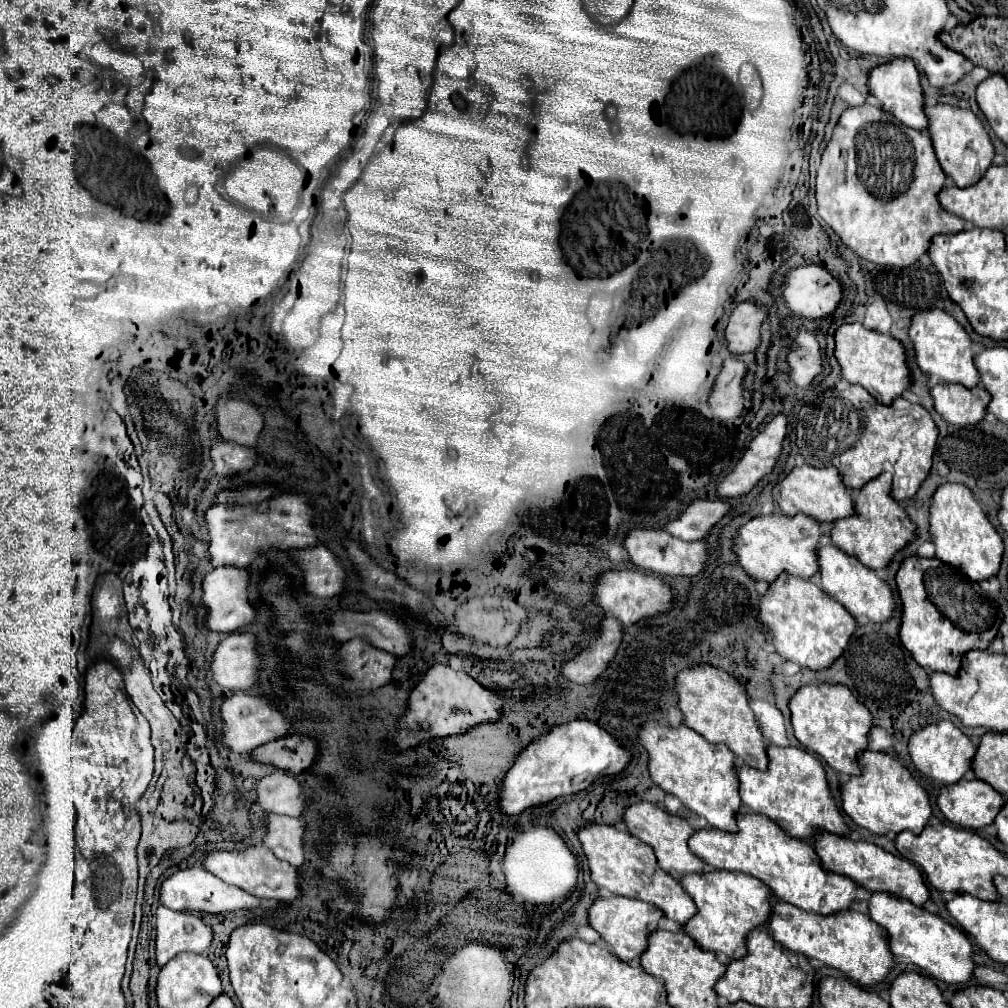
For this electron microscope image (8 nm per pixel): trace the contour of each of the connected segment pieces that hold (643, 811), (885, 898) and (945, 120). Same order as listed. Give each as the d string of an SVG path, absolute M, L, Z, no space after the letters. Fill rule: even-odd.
M639 802L625 810L625 824L633 836L653 848L659 866L673 878L683 878L687 874L703 874L705 862L687 848L687 840L691 834L695 834L695 828L685 818L667 814L663 808L653 806L649 802Z
M885 892L873 894L869 900L869 916L889 932L889 944L897 958L913 962L931 978L947 984L967 984L973 978L977 964L973 960L971 940L961 928L945 922L941 916L935 916L905 898L897 898Z
M947 104L925 106L925 114L929 116L929 134L933 138L937 160L941 168L945 168L945 174L959 188L977 184L981 176L985 176L987 168L993 164L995 158L995 148L979 118L971 110L963 110Z

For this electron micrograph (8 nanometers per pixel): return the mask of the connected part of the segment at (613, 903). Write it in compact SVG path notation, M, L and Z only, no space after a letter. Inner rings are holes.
M609 896L609 898L599 898L591 906L589 924L601 934L601 938L609 944L609 948L615 956L619 956L625 962L631 962L647 950L647 938L657 928L659 920L663 916L665 914L661 914L661 908L657 908L653 904L625 898L625 896Z

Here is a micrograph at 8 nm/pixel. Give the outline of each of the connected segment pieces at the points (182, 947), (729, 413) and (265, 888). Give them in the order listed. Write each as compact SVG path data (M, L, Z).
M165 906L157 908L157 964L163 966L179 952L205 954L213 940L213 928L205 920L189 912L175 912Z
M727 358L723 370L717 376L715 388L709 396L713 414L719 420L739 418L743 412L743 378L747 374L747 364L737 358Z
M245 848L241 852L209 852L205 858L205 868L219 876L221 880L243 888L245 892L259 896L259 898L277 898L291 902L295 898L301 898L301 884L297 868L285 860L279 860L269 848Z

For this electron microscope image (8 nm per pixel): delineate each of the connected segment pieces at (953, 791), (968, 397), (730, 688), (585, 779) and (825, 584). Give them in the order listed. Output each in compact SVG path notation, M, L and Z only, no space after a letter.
M959 780L957 784L945 786L937 798L937 806L941 808L941 812L945 814L947 820L951 820L963 828L973 828L973 830L989 826L995 820L1003 802L1005 802L1003 796L981 780Z
M961 384L933 386L931 396L935 400L935 410L955 426L979 424L987 414L987 404L991 400L983 384L975 388L965 388Z
M701 664L699 668L679 672L677 694L679 694L679 708L685 714L685 726L693 728L713 744L715 742L725 744L735 756L739 756L743 764L757 770L767 770L769 766L767 742L763 740L761 728L749 706L747 690L739 680L709 664Z
M573 720L569 724L555 726L517 756L513 768L503 780L499 806L505 814L521 814L525 808L577 794L589 788L599 776L621 774L629 762L631 752L621 746L613 734L591 720Z
M825 544L819 548L819 566L821 566L821 572L819 572L821 588L825 588L825 592L829 596L839 600L853 616L857 616L857 620L885 622L893 616L895 606L897 606L895 596L893 596L893 588L885 580L881 580L875 574L875 570L867 568L857 558L841 552L833 544Z

